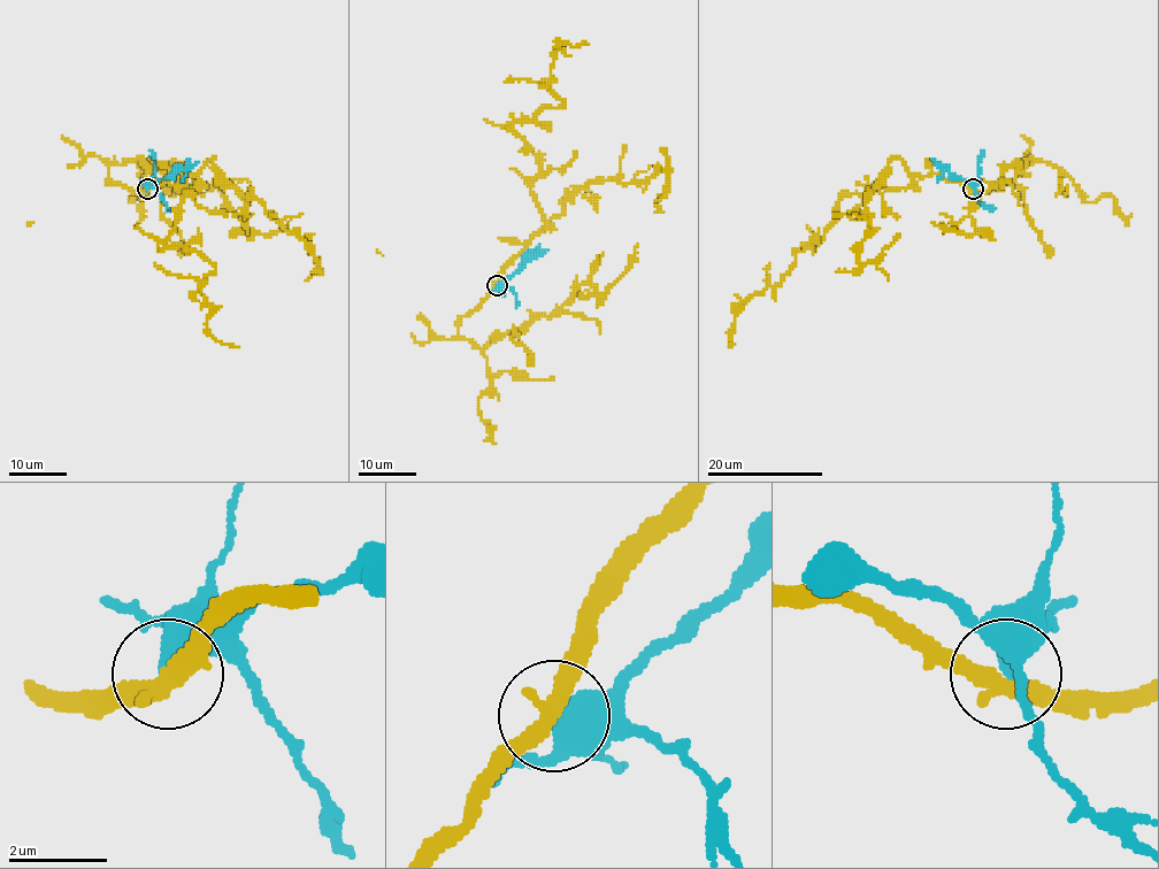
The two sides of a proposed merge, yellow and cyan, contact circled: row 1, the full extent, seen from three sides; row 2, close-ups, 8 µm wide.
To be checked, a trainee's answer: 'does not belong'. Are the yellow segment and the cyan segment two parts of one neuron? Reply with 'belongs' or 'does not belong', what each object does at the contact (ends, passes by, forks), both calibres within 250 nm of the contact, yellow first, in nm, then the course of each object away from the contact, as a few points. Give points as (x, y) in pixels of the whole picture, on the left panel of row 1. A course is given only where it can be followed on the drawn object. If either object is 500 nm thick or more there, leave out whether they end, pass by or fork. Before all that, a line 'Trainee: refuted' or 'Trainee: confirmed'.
Trainee: confirmed
does not belong; yellow passes by; cyan ends there; 340 nm thick on the yellow side, 440 nm on the other; yellow runs (147, 189), (199, 179), (182, 189), (164, 245), (213, 266), (200, 284), (207, 331), (239, 346); cyan runs (147, 189), (183, 168), (186, 171), (183, 183)

